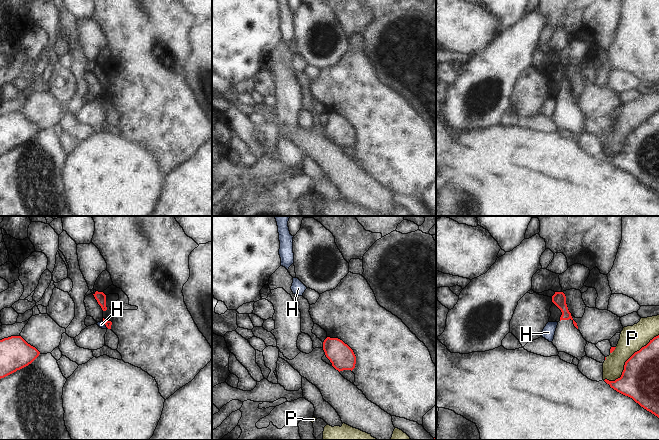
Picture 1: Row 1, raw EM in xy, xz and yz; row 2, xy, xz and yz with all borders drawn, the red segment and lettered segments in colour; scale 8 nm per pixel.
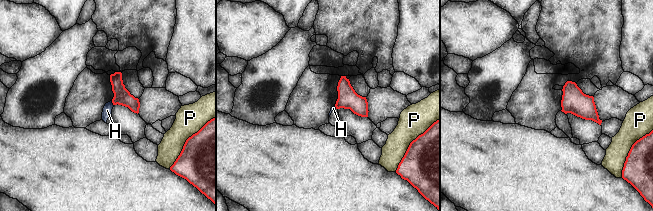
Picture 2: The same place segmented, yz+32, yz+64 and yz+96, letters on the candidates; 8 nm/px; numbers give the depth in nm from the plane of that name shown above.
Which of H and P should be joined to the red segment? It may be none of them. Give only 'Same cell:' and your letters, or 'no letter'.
Same cell: no letter

